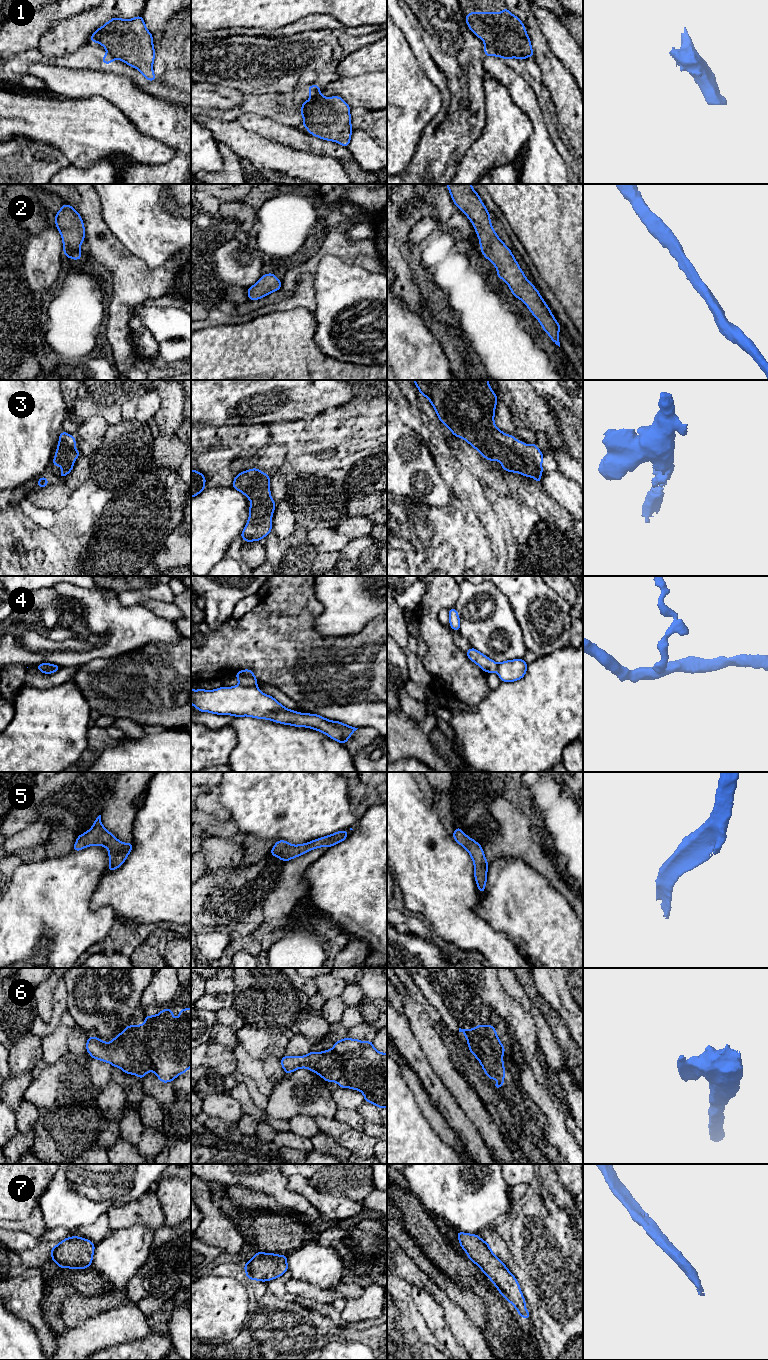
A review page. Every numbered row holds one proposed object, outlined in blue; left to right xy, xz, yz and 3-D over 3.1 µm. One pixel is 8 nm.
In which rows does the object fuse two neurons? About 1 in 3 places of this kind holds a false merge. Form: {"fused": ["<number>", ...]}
{"fused": ["4", "6"]}

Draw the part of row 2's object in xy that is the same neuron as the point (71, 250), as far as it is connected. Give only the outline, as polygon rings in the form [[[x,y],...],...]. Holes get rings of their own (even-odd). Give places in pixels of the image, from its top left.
[[[63,203],[54,217],[62,237],[64,256],[74,260],[82,259],[80,249],[85,240],[85,228],[80,214],[72,206]]]

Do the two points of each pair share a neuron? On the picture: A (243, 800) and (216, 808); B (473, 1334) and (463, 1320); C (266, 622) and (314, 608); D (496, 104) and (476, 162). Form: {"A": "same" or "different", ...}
{"A": "different", "B": "same", "C": "same", "D": "same"}

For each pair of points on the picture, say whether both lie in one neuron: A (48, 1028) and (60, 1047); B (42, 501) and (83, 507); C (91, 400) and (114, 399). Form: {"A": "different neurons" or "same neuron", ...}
{"A": "different neurons", "B": "different neurons", "C": "same neuron"}

